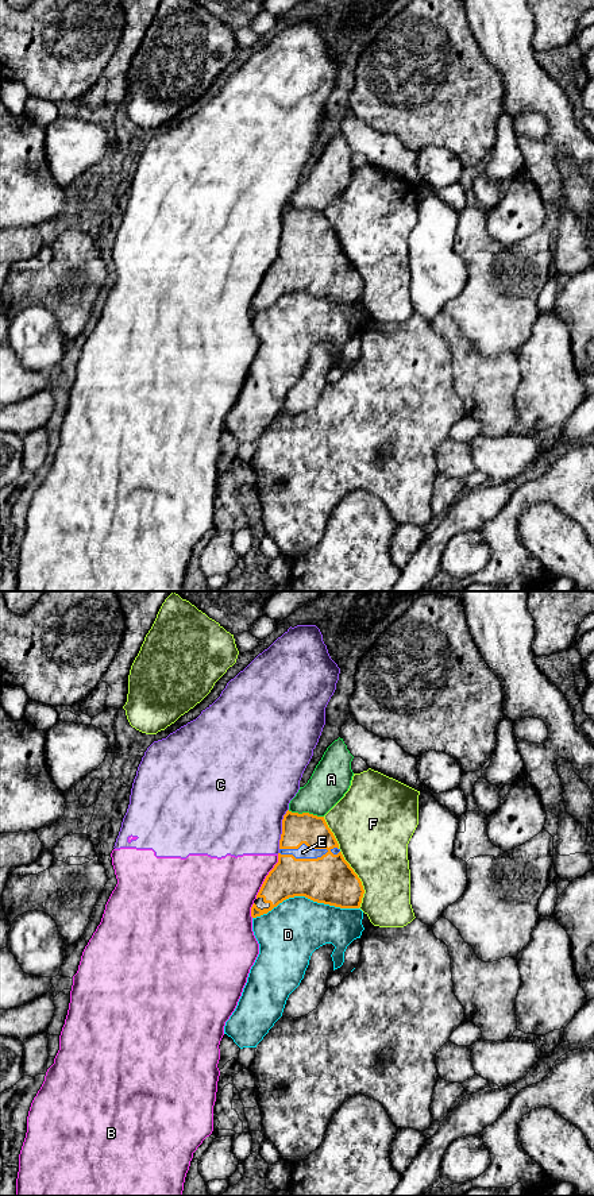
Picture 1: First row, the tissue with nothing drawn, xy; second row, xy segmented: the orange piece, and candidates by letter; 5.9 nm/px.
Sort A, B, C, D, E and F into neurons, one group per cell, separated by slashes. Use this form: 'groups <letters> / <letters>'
groups A / B C / D / E / F

